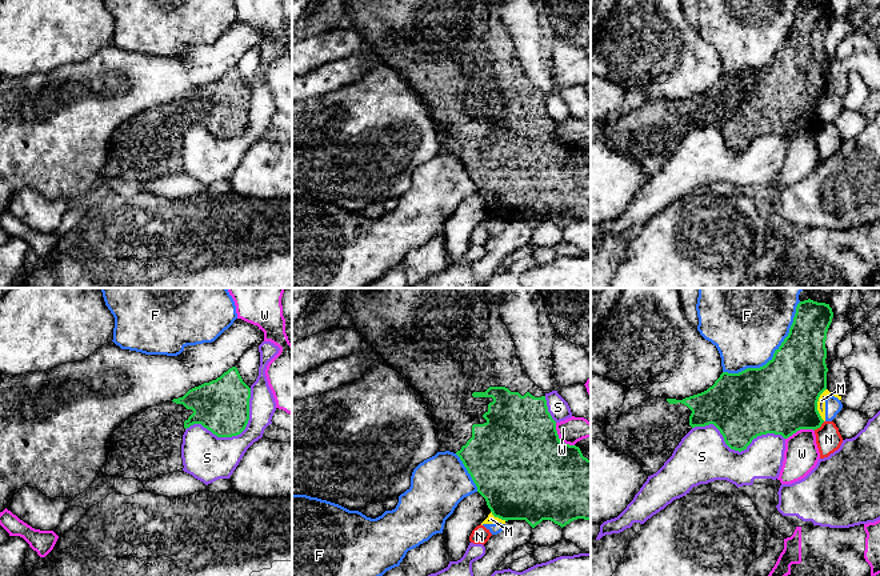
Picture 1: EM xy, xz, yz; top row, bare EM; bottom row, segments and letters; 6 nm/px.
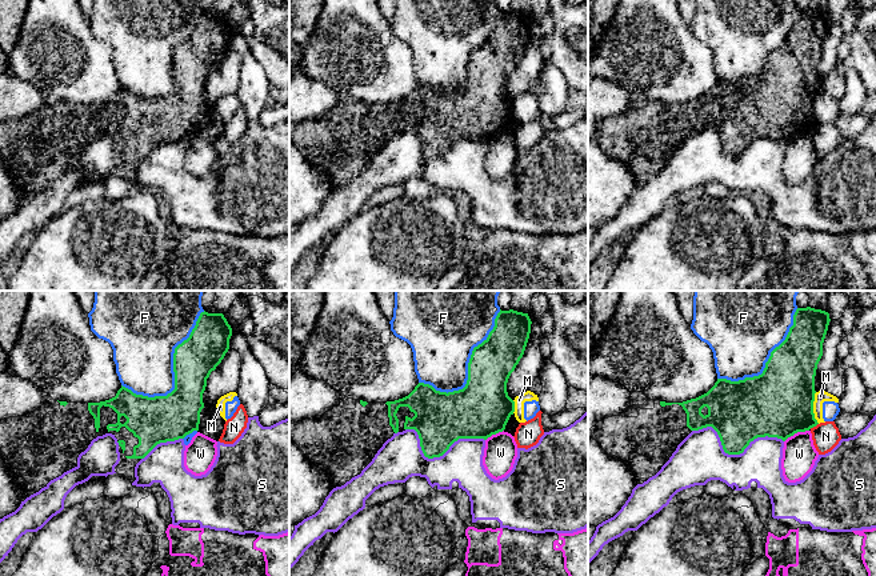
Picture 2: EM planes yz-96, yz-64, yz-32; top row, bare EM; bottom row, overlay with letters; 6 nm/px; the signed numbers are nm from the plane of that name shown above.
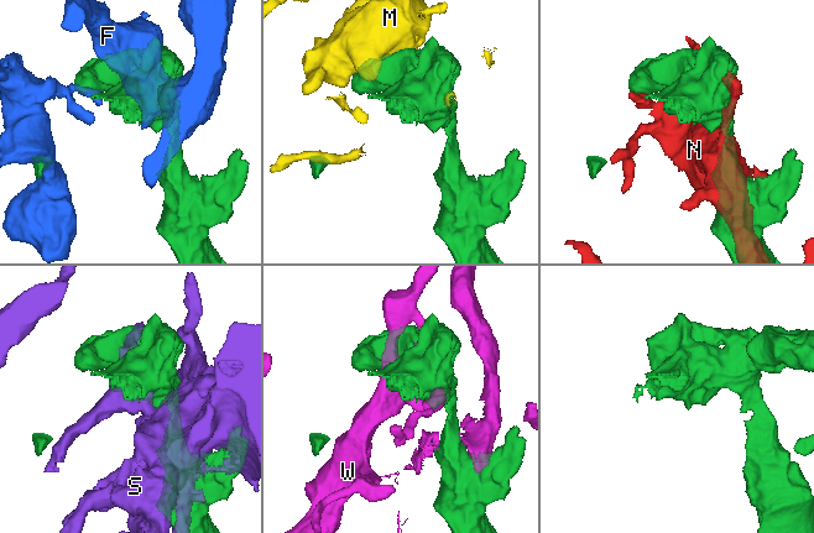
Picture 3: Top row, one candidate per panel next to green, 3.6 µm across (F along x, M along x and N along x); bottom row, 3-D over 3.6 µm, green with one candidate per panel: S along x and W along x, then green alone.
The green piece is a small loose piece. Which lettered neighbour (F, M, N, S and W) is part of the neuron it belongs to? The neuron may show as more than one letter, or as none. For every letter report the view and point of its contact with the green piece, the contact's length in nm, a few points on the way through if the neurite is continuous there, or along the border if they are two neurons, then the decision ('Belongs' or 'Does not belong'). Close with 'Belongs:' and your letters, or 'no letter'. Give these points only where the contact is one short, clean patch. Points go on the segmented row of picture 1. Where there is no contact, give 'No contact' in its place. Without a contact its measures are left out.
F: Touches green at yz (774, 354). Shared border 650 nm. Does not belong
M: Touches green at yz (816, 404). Shared border 200 nm. Does not belong
N: Touches green at yz (819, 427). Shared border 90 nm. Does not belong
S: Touches green at yz (736, 450). Shared border 550 nm. Does not belong
W: Touches green at xz (558, 438). Shared border 180 nm. Does not belong
Belongs: no letter

